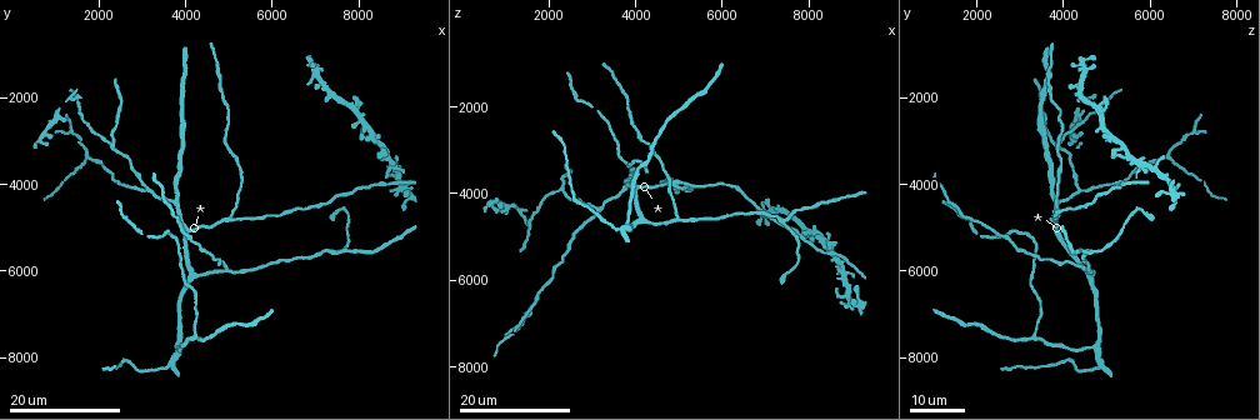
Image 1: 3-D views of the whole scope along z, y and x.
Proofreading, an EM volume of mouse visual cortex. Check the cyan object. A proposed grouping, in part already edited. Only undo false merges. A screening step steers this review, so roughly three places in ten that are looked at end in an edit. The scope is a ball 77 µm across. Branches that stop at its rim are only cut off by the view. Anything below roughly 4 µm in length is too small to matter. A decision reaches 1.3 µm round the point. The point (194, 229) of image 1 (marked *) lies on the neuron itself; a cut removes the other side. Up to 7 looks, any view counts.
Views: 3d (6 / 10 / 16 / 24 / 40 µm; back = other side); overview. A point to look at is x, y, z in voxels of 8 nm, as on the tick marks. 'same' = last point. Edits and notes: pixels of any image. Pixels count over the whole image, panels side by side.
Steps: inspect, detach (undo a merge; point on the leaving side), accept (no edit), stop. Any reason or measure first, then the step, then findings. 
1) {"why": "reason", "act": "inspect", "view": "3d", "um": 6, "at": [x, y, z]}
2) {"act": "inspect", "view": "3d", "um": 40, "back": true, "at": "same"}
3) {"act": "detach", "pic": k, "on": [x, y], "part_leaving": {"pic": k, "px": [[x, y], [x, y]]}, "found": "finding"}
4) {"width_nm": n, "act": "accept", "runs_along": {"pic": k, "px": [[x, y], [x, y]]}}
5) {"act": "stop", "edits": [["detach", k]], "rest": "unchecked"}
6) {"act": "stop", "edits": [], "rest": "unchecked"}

{"why": "arms part here", "act": "inspect", "view": "3d", "um": 16, "at": [4900, 4850, 3750]}

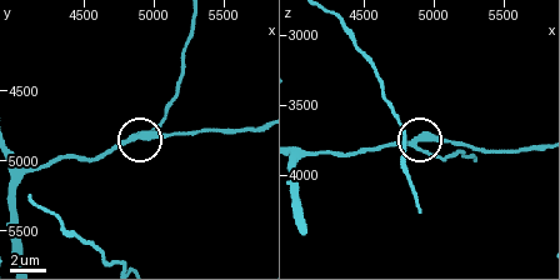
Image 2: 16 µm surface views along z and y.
{"act": "inspect", "view": "3d", "um": 10, "at": [4880, 4820, 3800]}

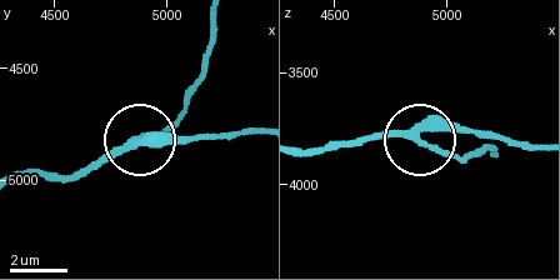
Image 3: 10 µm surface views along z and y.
{"width_nm": 300, "act": "accept", "runs_along": {"pic": 3, "px": [[303, 150], [403, 136], [479, 158]]}, "found": "all the same neuron"}

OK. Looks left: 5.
{"act": "inspect", "view": "3d", "um": 24, "at": [4250, 6150, 4700]}

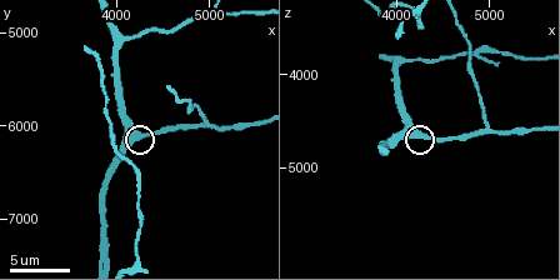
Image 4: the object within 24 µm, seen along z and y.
{"act": "inspect", "view": "3d", "um": 10, "at": [4250, 6100, 4650]}

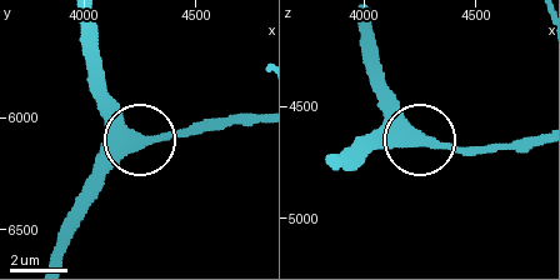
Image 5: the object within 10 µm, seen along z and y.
{"act": "accept", "found": "all the same neuron"}

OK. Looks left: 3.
{"why": "three arms meet", "act": "inspect", "view": "3d", "um": 16, "at": [5000, 5950, 4550]}

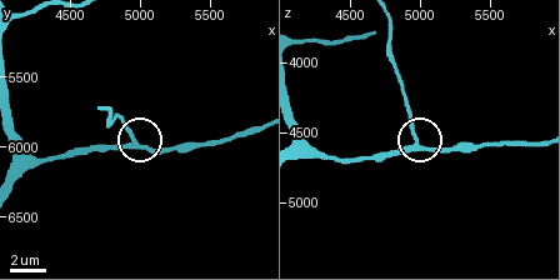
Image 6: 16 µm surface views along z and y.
{"why": "other side", "act": "inspect", "view": "3d", "um": 16, "back": true, "at": [4960, 6000, 4560]}

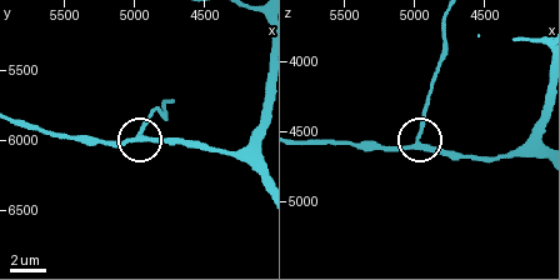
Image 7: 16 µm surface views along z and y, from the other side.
{"arms": 3, "act": "accept", "found": "continuous, no second neuron"}

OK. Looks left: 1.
{"act": "stop", "edits": [], "rest": "unchecked"}

